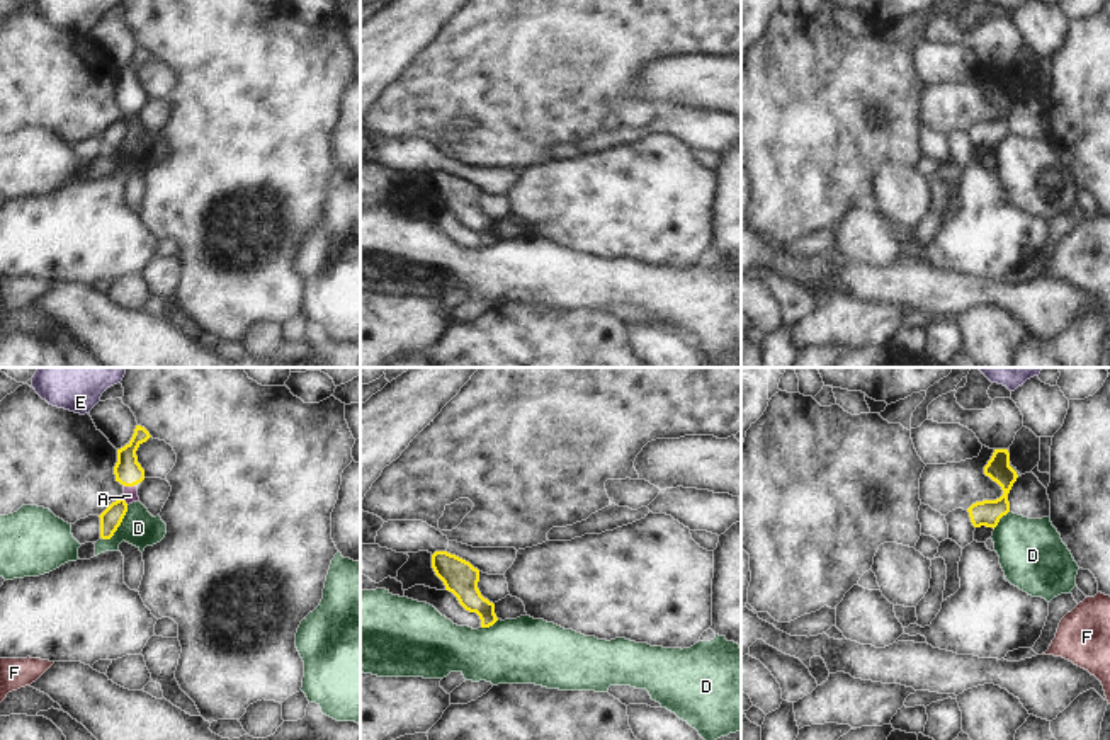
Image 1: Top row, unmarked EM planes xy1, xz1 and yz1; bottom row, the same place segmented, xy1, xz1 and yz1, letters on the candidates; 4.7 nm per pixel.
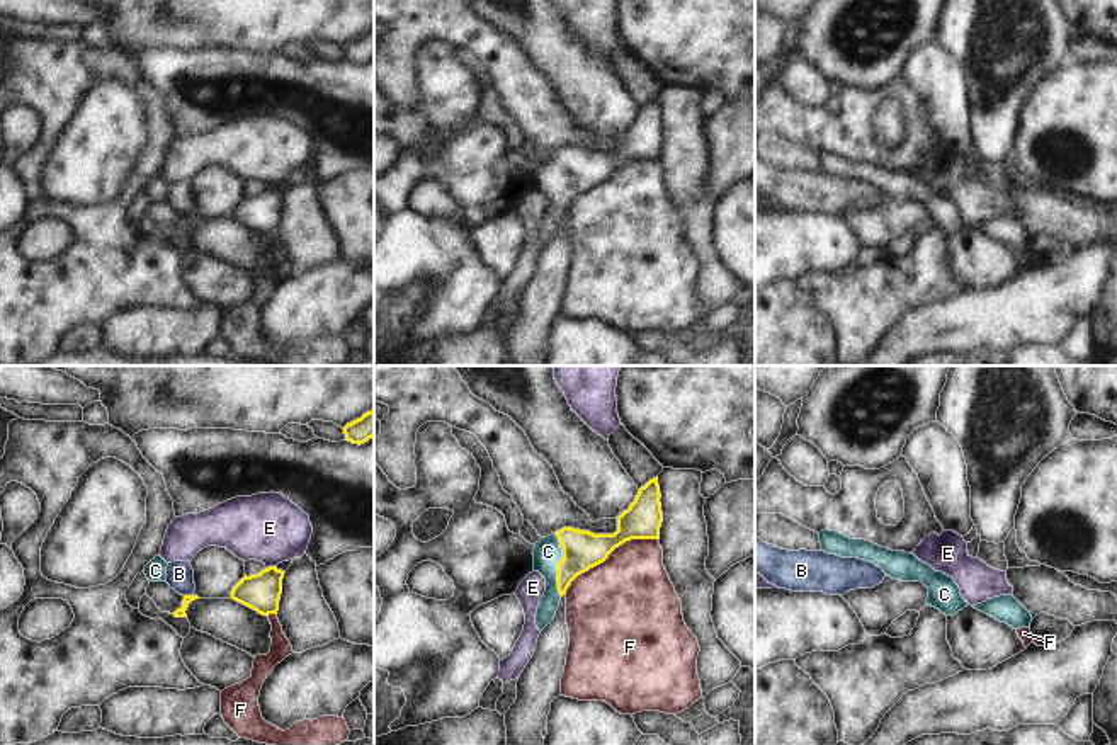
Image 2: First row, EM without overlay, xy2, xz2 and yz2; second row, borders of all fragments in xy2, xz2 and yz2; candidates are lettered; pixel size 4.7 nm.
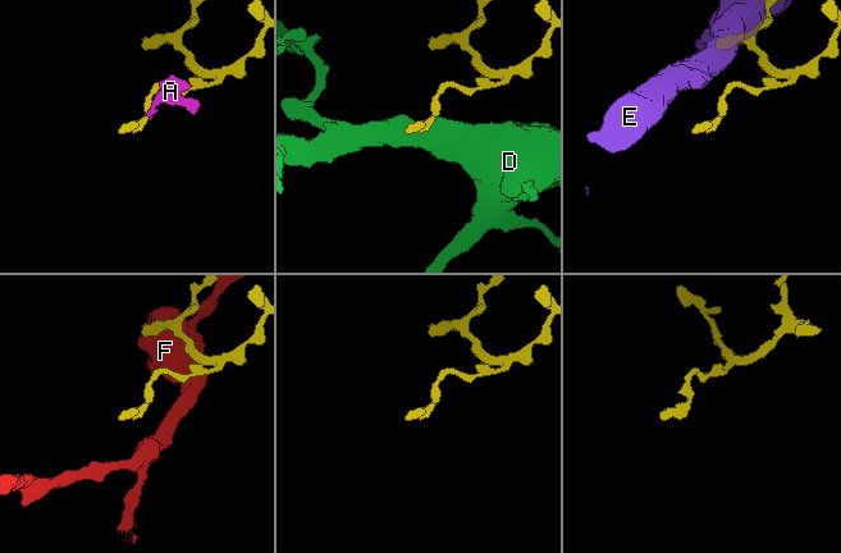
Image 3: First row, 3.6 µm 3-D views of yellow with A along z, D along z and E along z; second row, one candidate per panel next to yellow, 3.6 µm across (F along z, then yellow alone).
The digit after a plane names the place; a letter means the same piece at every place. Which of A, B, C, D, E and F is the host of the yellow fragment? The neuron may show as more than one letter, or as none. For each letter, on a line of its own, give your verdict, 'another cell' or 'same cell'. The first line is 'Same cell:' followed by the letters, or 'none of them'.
Same cell: C
A: another cell
B: another cell
C: same cell
D: another cell
E: another cell
F: another cell

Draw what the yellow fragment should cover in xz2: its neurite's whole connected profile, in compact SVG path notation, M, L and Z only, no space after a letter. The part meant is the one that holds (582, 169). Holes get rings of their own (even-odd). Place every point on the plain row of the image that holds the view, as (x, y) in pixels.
M658 95L639 107L634 121L617 136L614 153L593 153L563 146L541 156L534 167L534 191L546 197L546 211L537 225L536 245L542 250L556 235L561 216L571 201L604 182L609 173L631 158L660 158L663 141Z

